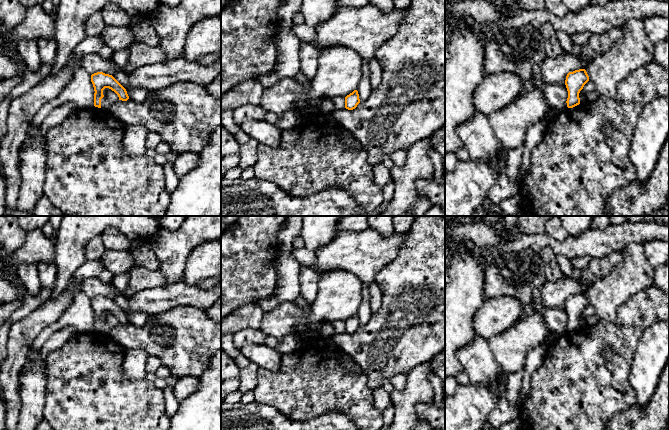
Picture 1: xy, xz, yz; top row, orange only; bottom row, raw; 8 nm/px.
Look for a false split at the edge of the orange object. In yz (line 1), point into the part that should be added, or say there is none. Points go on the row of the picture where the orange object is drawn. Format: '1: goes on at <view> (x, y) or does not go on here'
1: does not go on here

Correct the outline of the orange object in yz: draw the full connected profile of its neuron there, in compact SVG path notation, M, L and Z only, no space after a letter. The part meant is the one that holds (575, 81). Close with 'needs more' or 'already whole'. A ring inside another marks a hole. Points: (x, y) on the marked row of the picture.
M585 69L575 70L567 74L565 85L568 91L566 101L568 108L573 108L580 104L579 93L588 81L589 76Z | already whole

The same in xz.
M357 90L345 97L345 108L348 110L353 110L360 103L359 94Z | already whole

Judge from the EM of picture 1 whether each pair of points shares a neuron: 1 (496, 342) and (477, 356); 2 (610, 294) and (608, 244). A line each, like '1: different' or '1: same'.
1: different
2: different

